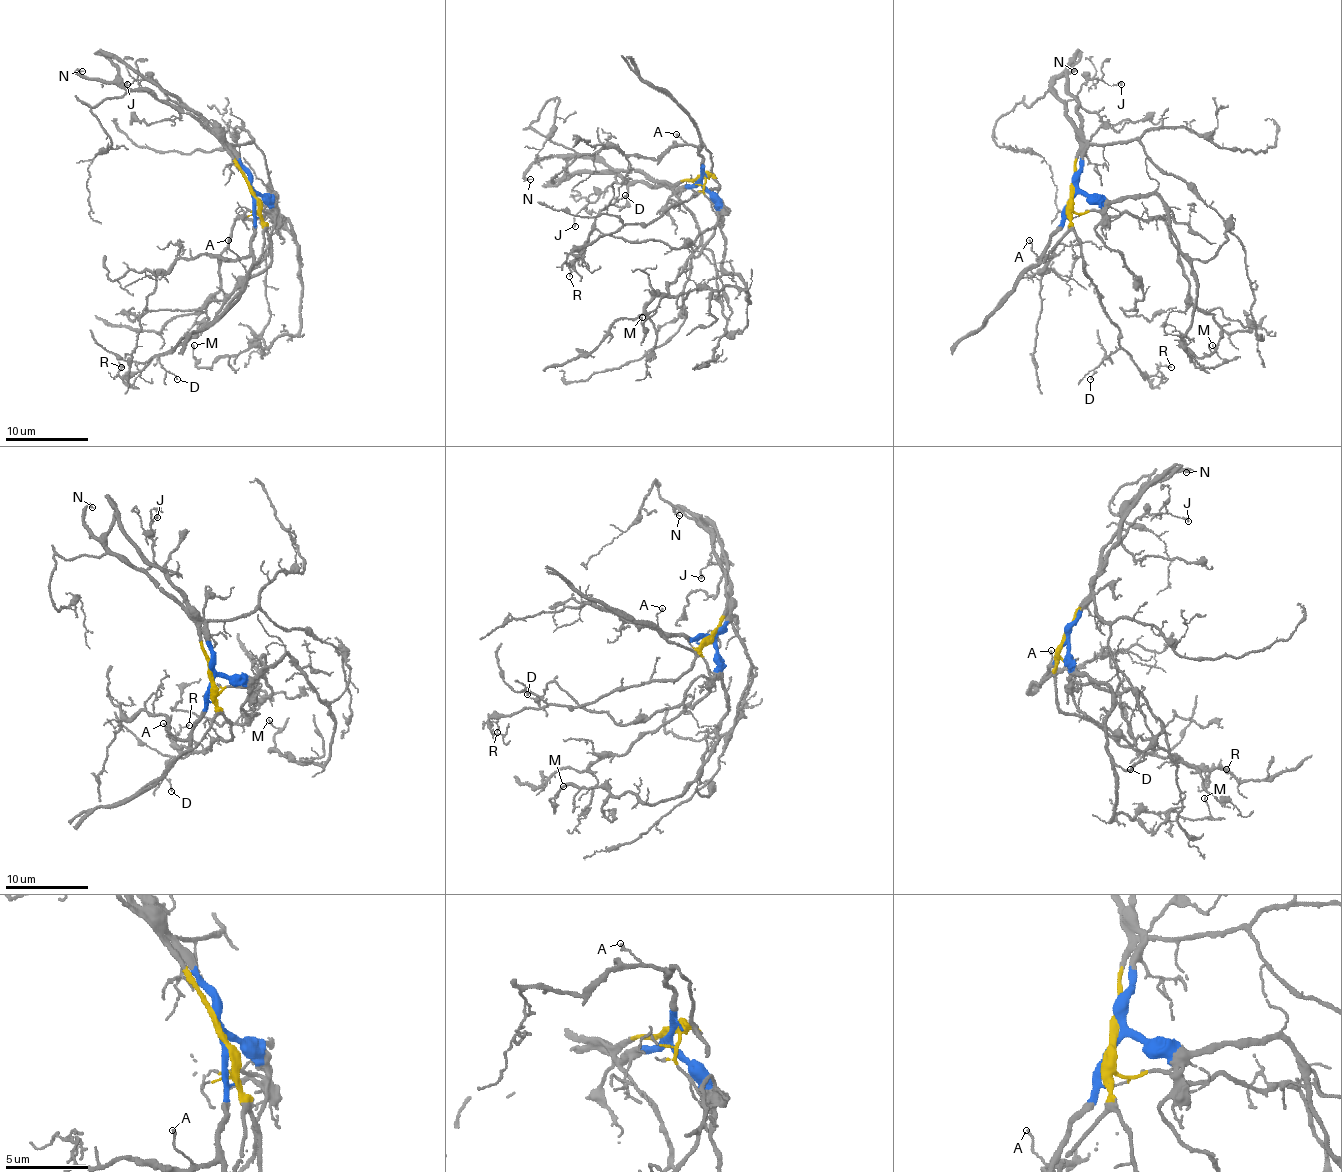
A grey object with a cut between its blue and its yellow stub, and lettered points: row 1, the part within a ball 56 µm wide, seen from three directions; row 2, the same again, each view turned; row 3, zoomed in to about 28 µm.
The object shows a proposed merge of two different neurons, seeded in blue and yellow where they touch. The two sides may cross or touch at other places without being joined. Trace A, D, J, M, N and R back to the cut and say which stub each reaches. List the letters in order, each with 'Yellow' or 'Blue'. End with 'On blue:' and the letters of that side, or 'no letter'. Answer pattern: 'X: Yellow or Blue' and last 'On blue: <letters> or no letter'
A: Blue
D: Yellow
J: Yellow
M: Blue
N: Yellow
R: Yellow
On blue: A, M

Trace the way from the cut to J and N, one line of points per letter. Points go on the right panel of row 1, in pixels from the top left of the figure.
J: (1073, 192), (1073, 161), (1080, 140), (1078, 130), (1067, 120), (1067, 103), (1088, 80), (1102, 78), (1121, 85)
N: (1073, 192), (1073, 161), (1080, 140), (1078, 130), (1065, 113), (1051, 82), (1073, 70)

